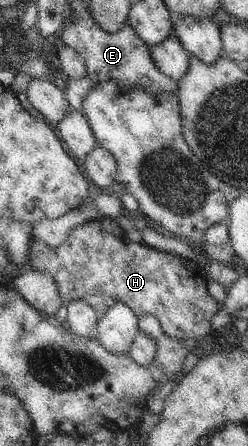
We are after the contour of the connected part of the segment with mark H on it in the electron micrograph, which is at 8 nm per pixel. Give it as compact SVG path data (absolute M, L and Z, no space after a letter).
M110 217L73 228L59 247L36 240L30 245L31 268L53 276L64 306L82 299L101 316L114 303L124 303L138 318L144 314L158 318L164 334L169 337L203 340L213 336L210 320L218 311L218 302L208 292L205 268L180 255L173 256L133 242Z

